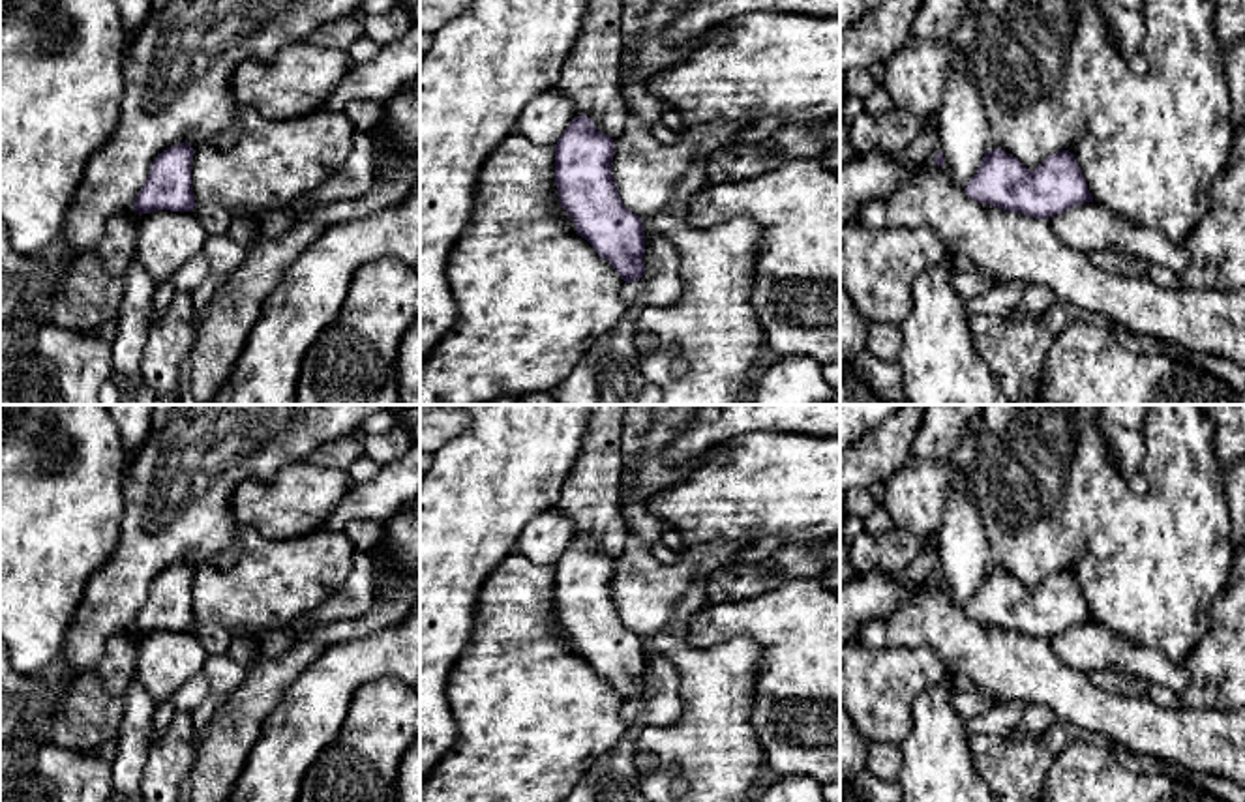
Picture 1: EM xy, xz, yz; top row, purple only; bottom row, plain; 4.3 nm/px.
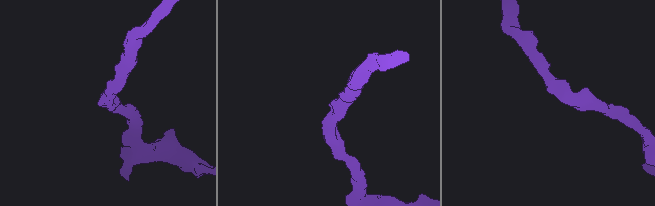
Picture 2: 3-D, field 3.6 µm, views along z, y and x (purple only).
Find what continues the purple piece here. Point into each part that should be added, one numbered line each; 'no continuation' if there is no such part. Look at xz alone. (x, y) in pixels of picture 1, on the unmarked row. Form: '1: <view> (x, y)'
no continuation

